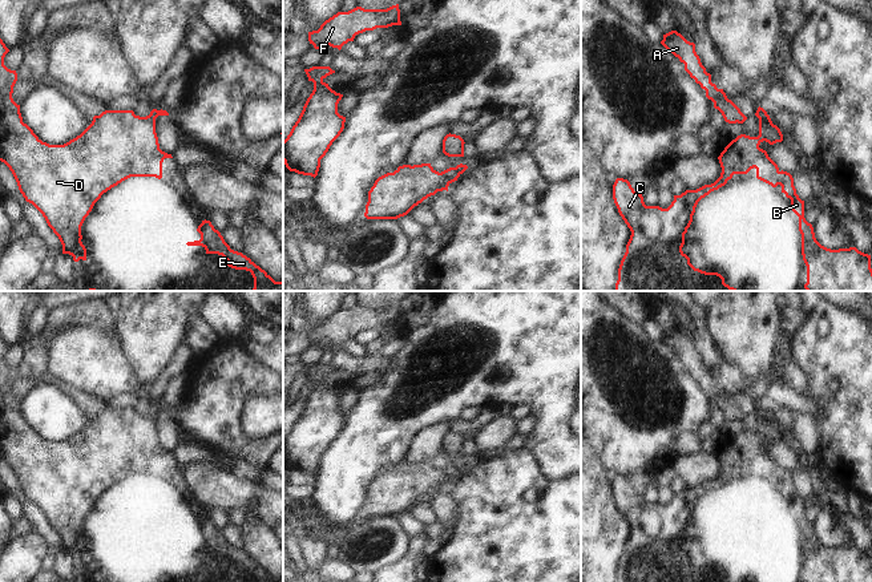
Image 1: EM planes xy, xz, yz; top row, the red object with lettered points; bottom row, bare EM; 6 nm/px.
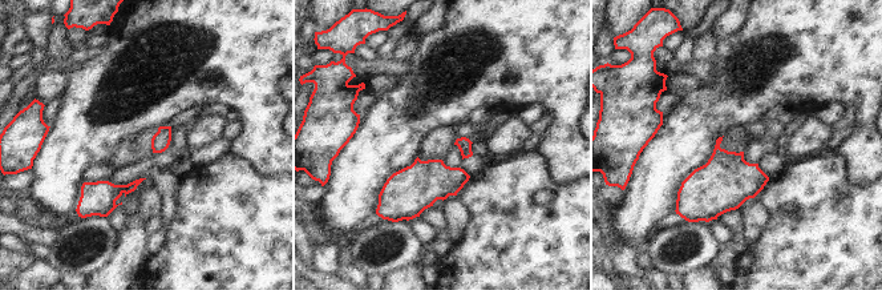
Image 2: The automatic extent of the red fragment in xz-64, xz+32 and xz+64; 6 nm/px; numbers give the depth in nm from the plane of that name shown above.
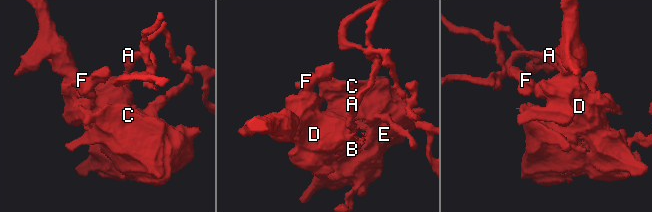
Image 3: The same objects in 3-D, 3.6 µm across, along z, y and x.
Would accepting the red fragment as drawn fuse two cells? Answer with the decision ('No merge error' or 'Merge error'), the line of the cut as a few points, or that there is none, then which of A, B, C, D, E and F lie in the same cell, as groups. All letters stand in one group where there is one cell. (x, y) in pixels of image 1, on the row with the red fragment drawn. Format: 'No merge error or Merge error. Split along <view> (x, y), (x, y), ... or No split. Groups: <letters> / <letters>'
Merge error. Split along xz (453, 168), (460, 173). Groups: A / B C D E F

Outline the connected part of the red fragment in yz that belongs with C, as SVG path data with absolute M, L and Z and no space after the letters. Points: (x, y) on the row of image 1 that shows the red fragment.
M758 108L756 117L759 118L759 136L738 136L718 157L722 167L720 177L711 185L674 195L674 201L667 209L646 206L642 194L635 193L627 179L615 179L613 199L619 215L631 231L626 252L618 268L615 291L736 291L736 288L724 283L724 278L720 274L695 268L690 263L690 258L682 251L682 247L698 202L711 191L724 186L734 174L747 174L754 167L756 169L758 179L772 187L782 186L782 193L791 199L791 210L799 217L802 255L807 266L804 288L807 291L872 291L871 255L859 251L856 247L831 250L816 241L812 225L804 218L804 201L796 194L792 175L787 171L780 171L767 151L759 147L763 141L770 145L782 142L783 134L772 124L763 108Z

